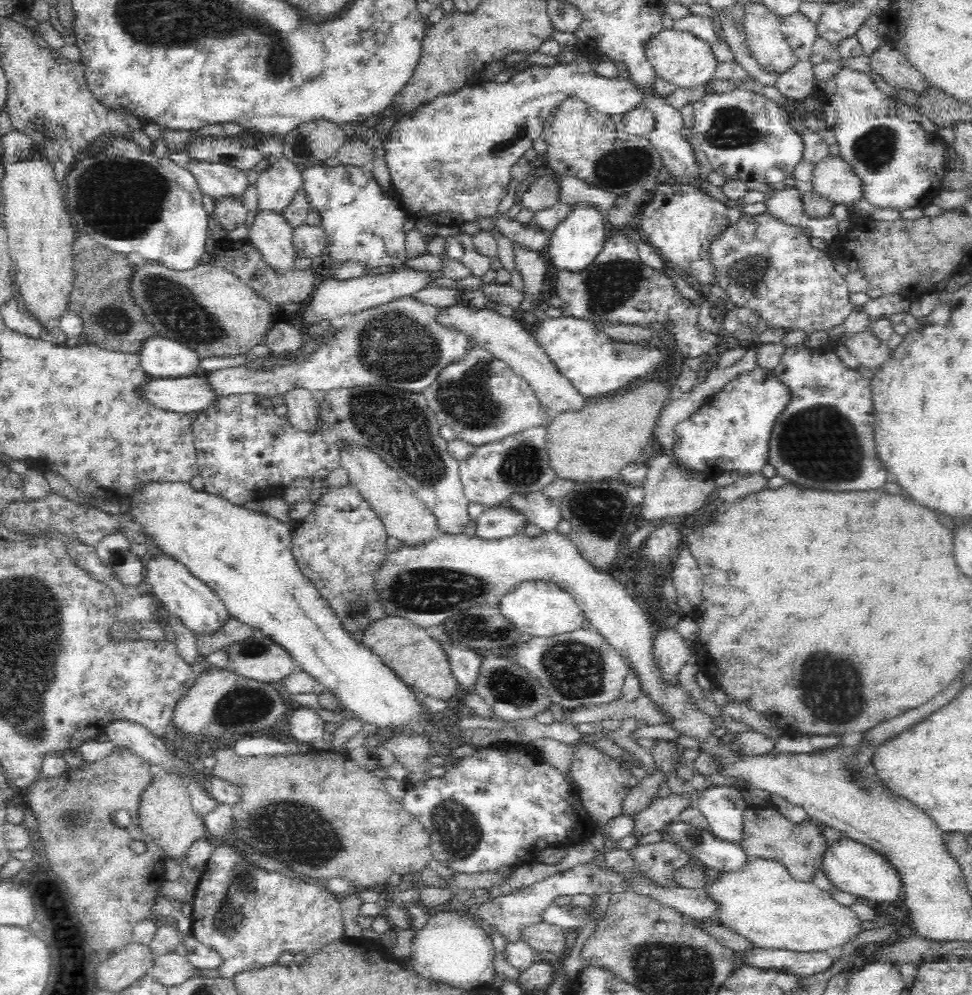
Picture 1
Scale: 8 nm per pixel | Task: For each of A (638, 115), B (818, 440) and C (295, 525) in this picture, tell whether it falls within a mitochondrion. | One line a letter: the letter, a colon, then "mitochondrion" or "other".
A: other
B: mitochondrion
C: other

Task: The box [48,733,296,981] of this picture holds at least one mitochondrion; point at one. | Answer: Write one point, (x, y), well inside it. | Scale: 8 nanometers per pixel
(233, 911)

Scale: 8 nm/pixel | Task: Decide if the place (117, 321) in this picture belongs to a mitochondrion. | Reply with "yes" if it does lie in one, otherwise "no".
yes

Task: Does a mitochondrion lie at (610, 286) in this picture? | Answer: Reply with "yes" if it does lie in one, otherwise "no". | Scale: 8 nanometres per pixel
yes

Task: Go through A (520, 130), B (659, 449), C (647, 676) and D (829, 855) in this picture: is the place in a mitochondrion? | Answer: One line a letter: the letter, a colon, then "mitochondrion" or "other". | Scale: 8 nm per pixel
A: mitochondrion
B: other
C: other
D: other

